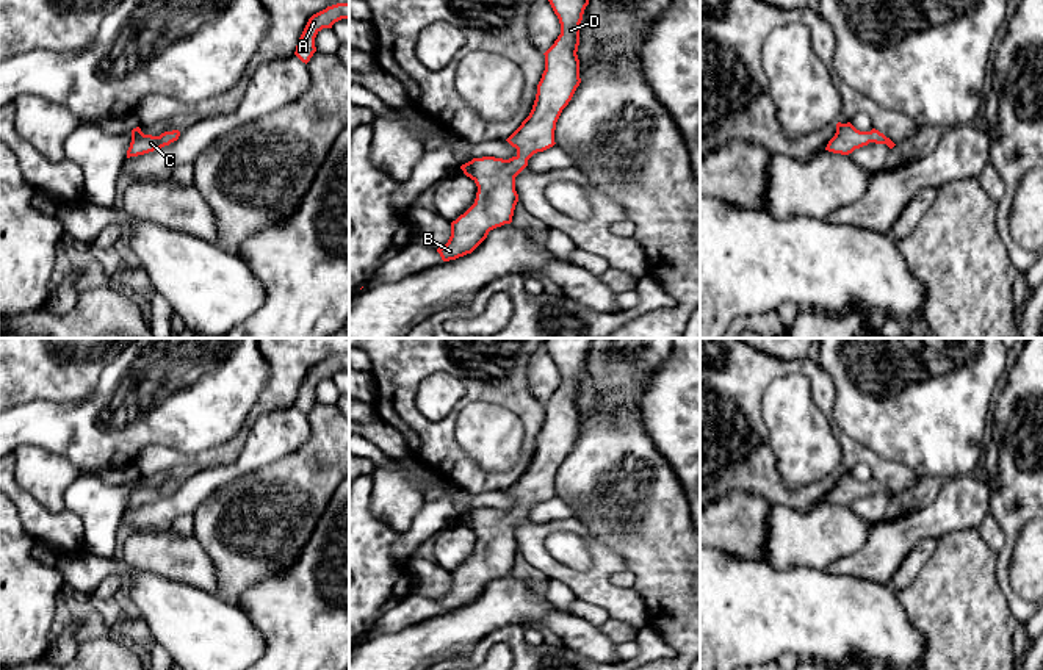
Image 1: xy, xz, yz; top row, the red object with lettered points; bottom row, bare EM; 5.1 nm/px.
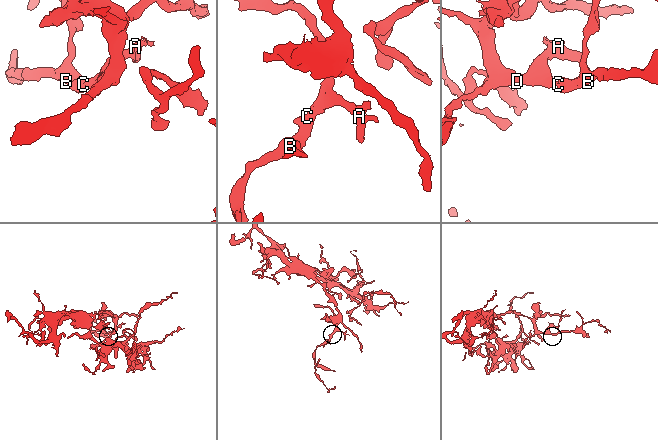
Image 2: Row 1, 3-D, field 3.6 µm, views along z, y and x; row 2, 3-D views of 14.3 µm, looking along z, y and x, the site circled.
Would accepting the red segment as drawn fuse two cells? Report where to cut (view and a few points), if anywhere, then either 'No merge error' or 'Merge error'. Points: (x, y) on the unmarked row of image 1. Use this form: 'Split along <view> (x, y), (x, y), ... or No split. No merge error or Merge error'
No split. No merge error

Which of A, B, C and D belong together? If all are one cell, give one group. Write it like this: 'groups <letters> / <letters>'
groups A B C D

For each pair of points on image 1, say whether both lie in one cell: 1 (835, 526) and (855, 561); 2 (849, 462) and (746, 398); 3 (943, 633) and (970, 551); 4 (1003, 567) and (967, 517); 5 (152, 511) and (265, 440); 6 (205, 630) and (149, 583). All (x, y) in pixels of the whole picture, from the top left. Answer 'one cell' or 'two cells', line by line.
1: two cells
2: one cell
3: one cell
4: two cells
5: one cell
6: one cell

